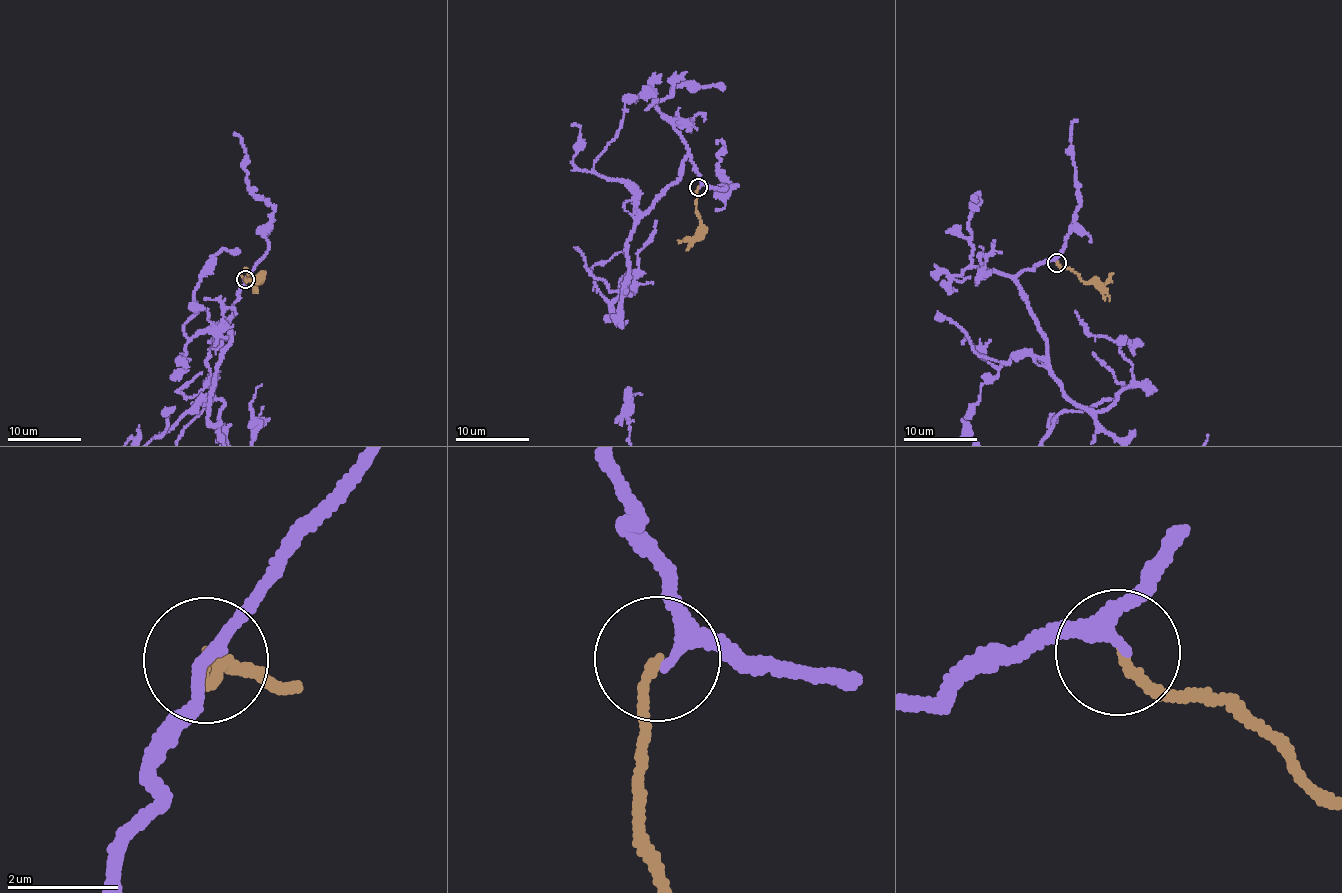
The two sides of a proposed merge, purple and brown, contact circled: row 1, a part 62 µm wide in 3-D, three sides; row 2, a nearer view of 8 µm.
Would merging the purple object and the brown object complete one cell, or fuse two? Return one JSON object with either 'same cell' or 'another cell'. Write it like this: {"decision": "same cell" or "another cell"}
{"decision": "same cell"}

